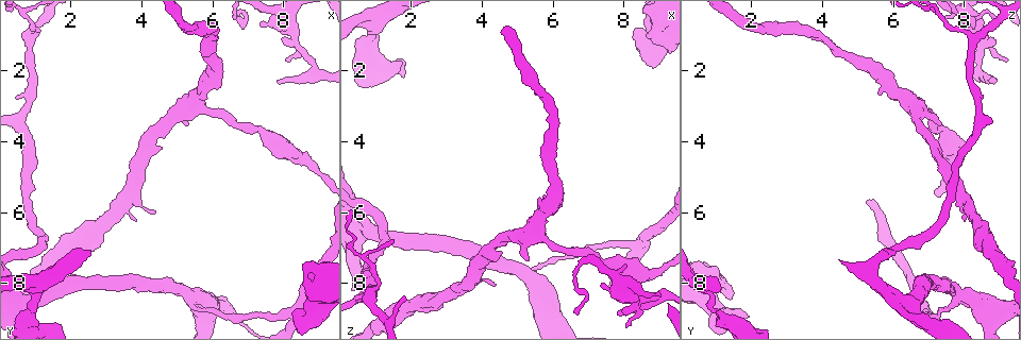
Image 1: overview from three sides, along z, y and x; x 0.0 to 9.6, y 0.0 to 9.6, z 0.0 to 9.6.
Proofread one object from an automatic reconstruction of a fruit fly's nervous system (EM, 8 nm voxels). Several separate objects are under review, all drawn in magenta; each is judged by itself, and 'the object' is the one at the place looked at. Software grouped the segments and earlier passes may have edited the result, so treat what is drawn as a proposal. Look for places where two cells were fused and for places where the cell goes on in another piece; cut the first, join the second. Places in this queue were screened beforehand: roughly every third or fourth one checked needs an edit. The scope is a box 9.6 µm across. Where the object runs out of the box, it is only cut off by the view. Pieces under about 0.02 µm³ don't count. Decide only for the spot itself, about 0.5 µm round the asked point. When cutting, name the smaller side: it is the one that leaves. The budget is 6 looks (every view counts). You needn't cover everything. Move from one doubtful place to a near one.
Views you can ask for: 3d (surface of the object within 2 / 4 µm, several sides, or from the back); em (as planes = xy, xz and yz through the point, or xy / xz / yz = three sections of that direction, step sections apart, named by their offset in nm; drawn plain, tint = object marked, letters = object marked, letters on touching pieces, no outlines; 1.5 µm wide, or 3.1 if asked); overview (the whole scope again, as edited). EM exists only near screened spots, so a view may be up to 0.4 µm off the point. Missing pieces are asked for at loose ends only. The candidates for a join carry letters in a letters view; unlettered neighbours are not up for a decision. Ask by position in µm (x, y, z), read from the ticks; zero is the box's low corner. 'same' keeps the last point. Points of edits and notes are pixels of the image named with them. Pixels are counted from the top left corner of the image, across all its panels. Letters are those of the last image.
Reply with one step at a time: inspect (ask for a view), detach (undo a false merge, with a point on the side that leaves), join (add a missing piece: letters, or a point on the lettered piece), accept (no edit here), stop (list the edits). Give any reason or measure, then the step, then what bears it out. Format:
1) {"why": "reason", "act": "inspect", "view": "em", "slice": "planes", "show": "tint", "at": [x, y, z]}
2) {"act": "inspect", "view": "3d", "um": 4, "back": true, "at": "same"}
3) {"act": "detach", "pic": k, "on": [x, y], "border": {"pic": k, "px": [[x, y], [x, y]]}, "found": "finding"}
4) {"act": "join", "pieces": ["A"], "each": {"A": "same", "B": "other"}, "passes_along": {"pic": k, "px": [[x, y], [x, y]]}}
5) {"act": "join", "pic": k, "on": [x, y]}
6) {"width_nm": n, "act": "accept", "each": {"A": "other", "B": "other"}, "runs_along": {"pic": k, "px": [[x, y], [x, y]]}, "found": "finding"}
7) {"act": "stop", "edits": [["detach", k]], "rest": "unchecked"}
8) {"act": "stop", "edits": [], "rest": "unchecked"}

{"why": "free end", "act": "inspect", "view": "em", "slice": "planes", "show": "letters", "at": [7.35, 0.80, 8.00]}

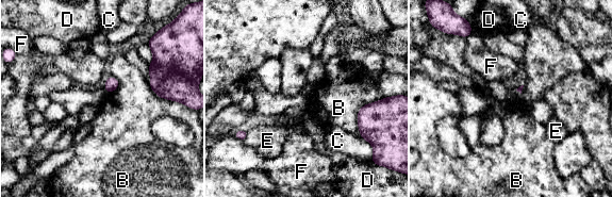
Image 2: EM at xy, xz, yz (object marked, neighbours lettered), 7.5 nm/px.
{"longest_contact_nm": ["B", 340], "act": "accept", "each": {"B": "other", "C": "other", "D": "other", "E": "other", "F": "other"}, "border": {"pic": 2, "px": [[380, 99], [359, 109], [359, 136]]}, "found": "no lettered piece goes on from it"}

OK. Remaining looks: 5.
{"why": "branch point", "act": "inspect", "view": "em", "slice": "xz", "step": 8, "show": "tint", "at": [8.85, 2.00, 8.45]}

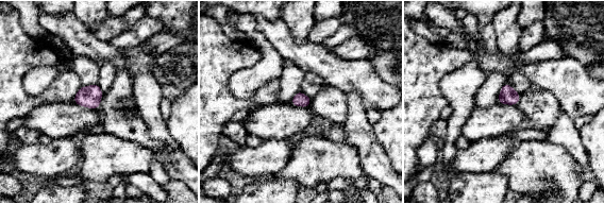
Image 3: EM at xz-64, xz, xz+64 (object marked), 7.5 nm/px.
{"why": "another direction", "act": "inspect", "view": "em", "slice": "planes", "show": "letters", "at": "same"}

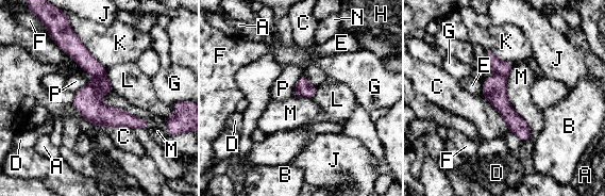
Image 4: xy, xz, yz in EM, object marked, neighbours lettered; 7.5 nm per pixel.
{"act": "detach", "pic": 4, "on": [494, 90], "each": {"A": "other", "B": "other", "C": "other", "D": "other", "E": "other", "F": "other", "G": "other", "H": "other", "J": "other", "K": "other", "L": "other", "M": "other", "N": "other", "P": "other"}, "part_leaving": {"pic": 4, "px": [[77, 95], [98, 114], [146, 125]]}, "found": "two cells meet here"}

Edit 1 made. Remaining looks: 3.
{"act": "inspect", "view": "overview"}

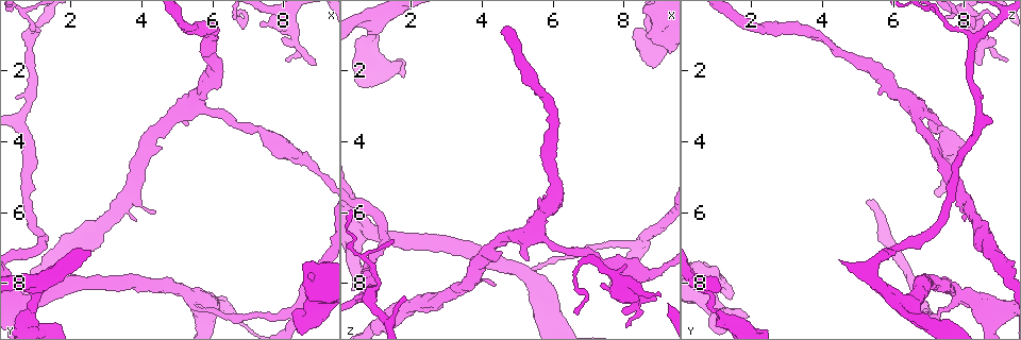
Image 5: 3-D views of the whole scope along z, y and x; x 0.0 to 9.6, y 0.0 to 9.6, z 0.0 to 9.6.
{"act": "inspect", "view": "em", "slice": "planes", "show": "tint", "at": [5.40, 8.45, 7.90]}

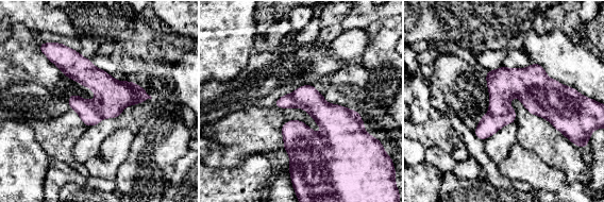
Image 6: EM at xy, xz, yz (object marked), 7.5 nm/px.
{"act": "inspect", "view": "em", "slice": "planes", "show": "letters", "at": "same"}

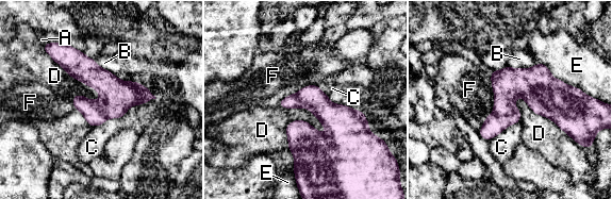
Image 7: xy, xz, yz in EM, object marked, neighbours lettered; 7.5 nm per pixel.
{"act": "detach", "pic": 7, "on": [494, 125], "each": {"A": "other", "B": "other", "C": "other", "D": "other", "E": "other", "F": "other"}, "border": {"pic": 7, "px": [[514, 105], [509, 114], [493, 112]]}, "found": "a second cell is stuck on"}

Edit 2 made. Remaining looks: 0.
{"act": "stop", "edits": [["detach", 4], ["detach", 7]], "rest": "unchecked"}

